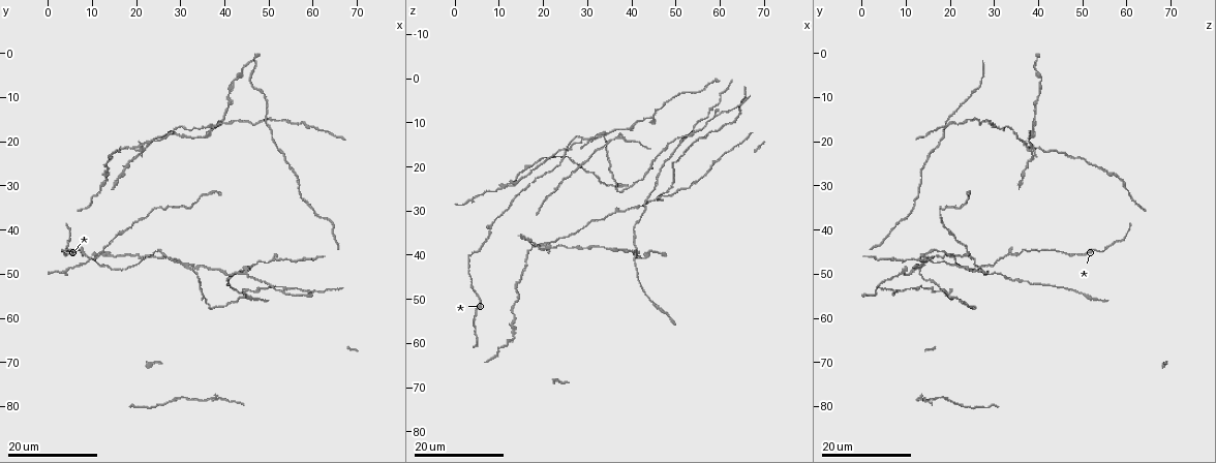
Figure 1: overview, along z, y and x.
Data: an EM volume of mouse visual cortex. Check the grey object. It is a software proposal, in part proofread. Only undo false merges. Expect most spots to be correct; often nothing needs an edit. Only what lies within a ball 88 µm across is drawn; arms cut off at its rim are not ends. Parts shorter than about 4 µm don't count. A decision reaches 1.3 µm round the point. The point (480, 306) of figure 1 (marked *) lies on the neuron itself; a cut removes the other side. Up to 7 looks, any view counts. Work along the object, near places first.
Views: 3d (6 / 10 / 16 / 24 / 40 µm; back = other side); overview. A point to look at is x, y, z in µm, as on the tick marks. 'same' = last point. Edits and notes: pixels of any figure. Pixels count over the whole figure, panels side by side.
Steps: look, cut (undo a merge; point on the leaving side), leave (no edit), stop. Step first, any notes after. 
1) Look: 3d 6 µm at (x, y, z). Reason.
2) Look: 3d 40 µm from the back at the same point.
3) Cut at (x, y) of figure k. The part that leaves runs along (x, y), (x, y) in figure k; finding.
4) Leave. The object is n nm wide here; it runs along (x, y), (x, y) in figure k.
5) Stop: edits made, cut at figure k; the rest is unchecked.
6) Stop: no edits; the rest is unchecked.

Look: 3d 24 µm at (20.5, 21.0, 37.5). Branch point.

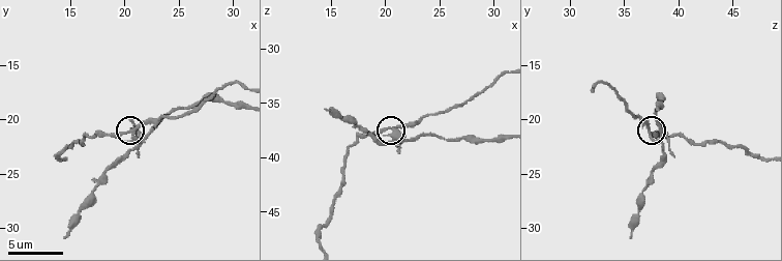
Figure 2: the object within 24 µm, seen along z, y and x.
Look: 3d 6 µm at (21.0, 21.0, 37.2). Closer look.

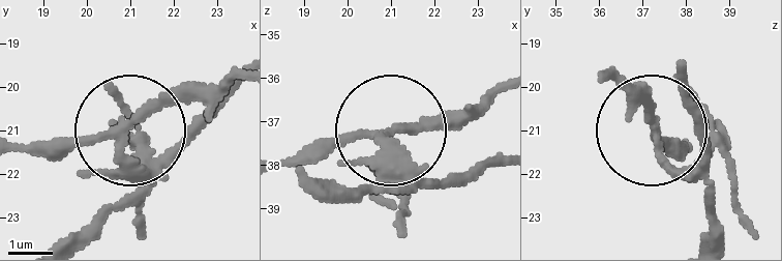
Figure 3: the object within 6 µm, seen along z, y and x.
Look: 3d 6 µm from the back at (20.90, 21.00, 37.35). Other side.

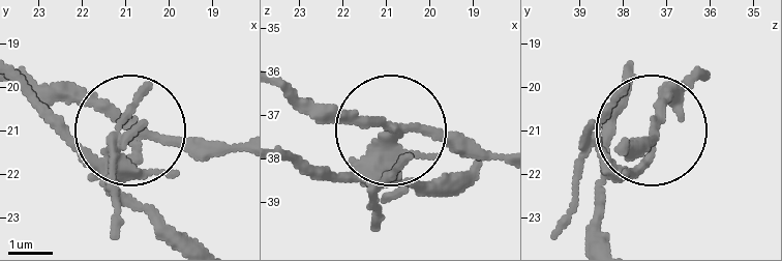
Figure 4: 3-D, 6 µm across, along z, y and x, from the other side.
Cut at (95, 161) of figure 4. The object is 200 nm wide here; the part that leaves runs along (137, 139), (103, 169), (26, 102) in figure 4; two neurons meet here.

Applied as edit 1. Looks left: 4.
Look: 3d 24 µm at (29.5, 47.5, 13.5). Two arms in line, one across.

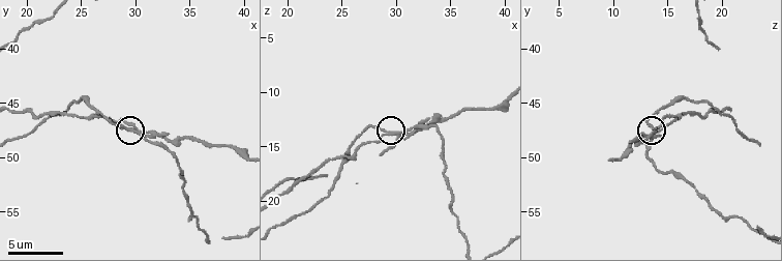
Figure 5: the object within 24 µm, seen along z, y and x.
Look: 3d 10 µm at (28.8, 47.4, 13.8). Closer look.

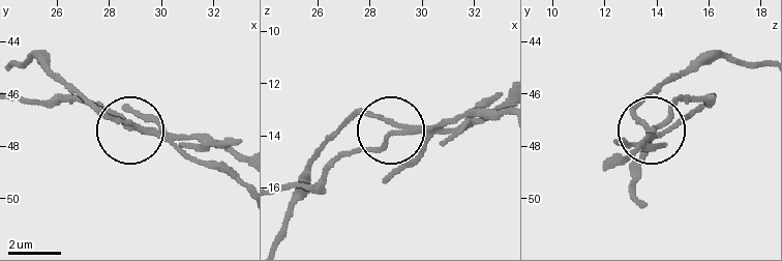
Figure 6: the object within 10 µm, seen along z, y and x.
Cut at (202, 138) of figure 6. The object is 180 nm wide here; a second neuron is stuck on.

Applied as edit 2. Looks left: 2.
Stop: edits made, cut at figure 4, cut at figure 6; the rest is unchecked.

